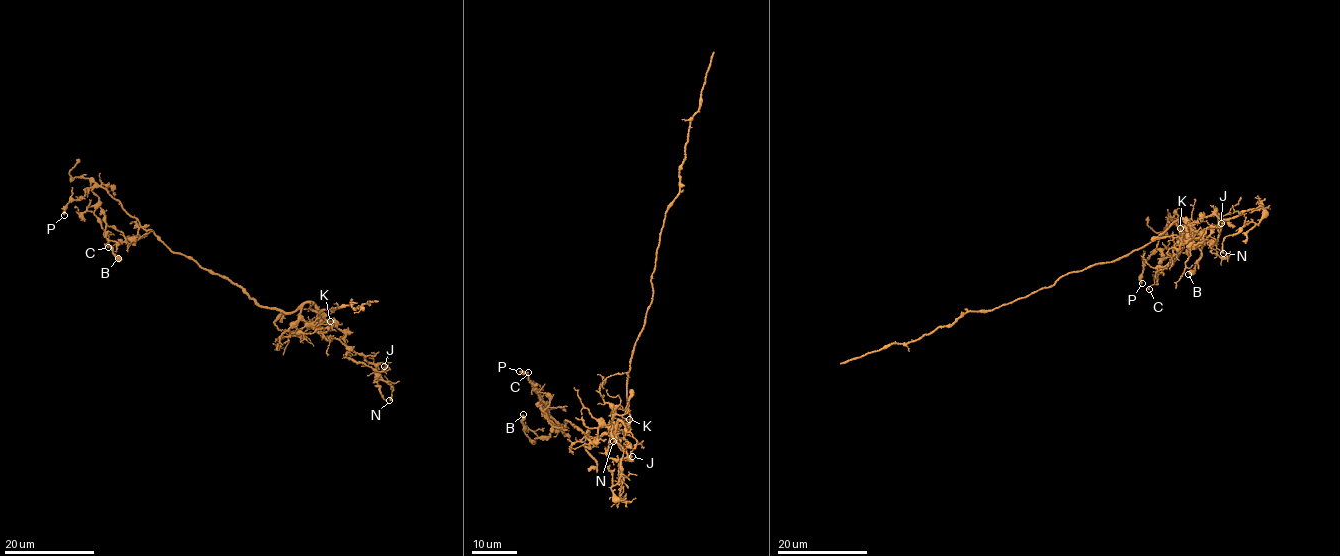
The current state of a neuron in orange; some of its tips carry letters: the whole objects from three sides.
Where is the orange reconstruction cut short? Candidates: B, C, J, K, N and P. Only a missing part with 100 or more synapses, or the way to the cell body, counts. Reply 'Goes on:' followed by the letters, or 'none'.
Goes on: none

